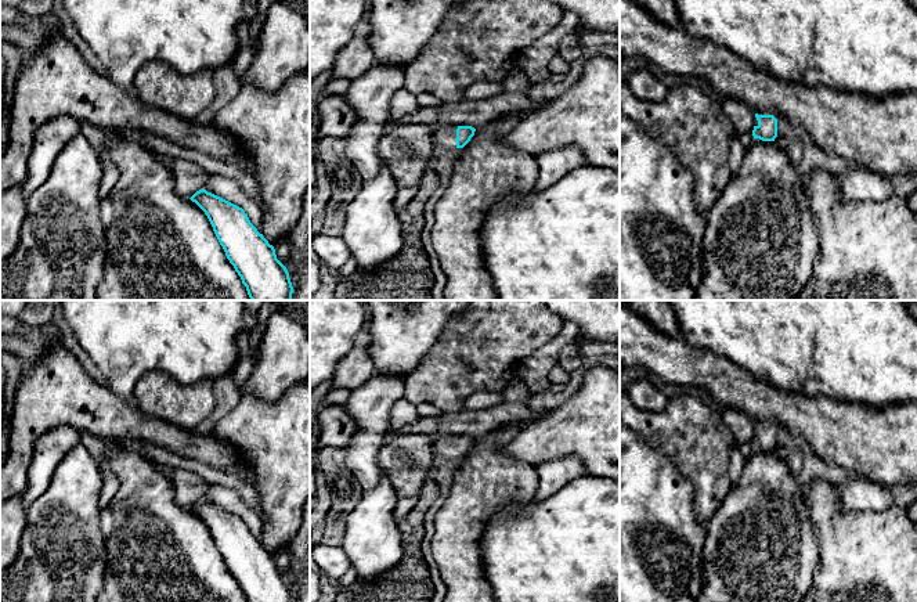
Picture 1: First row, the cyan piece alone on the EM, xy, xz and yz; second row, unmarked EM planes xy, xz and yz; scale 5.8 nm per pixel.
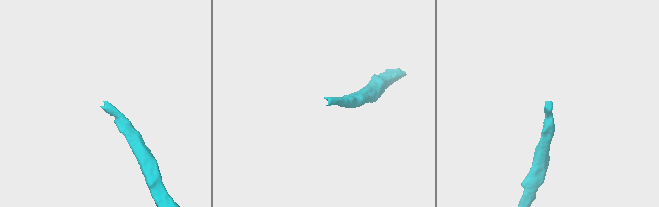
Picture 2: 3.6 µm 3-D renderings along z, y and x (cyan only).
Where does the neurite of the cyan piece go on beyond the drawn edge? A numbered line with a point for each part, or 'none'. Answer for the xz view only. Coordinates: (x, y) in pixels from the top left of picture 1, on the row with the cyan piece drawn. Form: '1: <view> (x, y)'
1: xz (444, 139)

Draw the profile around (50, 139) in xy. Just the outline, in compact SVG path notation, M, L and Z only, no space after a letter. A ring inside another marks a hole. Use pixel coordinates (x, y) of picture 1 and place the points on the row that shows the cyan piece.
M66 115L55 116L36 130L24 180L25 195L29 197L47 180L55 158L77 133L80 122Z

